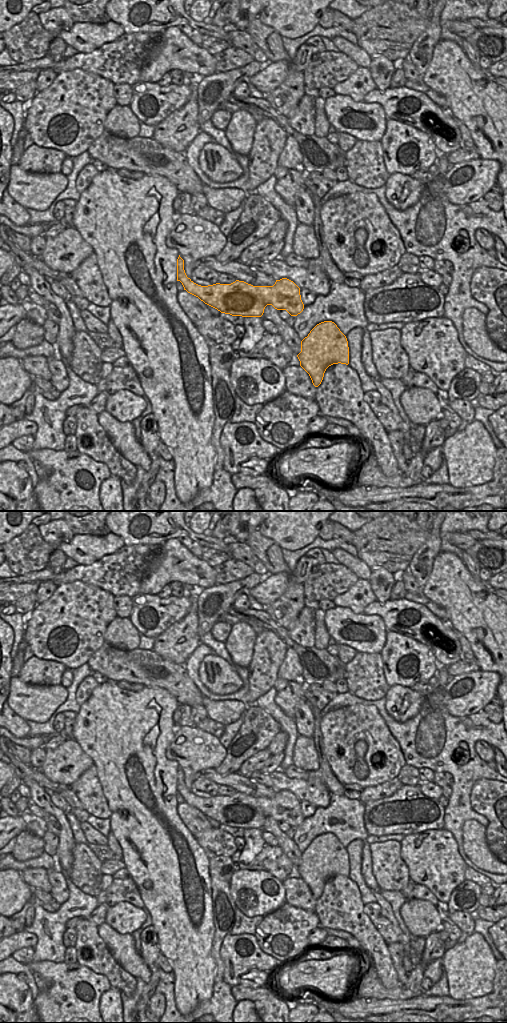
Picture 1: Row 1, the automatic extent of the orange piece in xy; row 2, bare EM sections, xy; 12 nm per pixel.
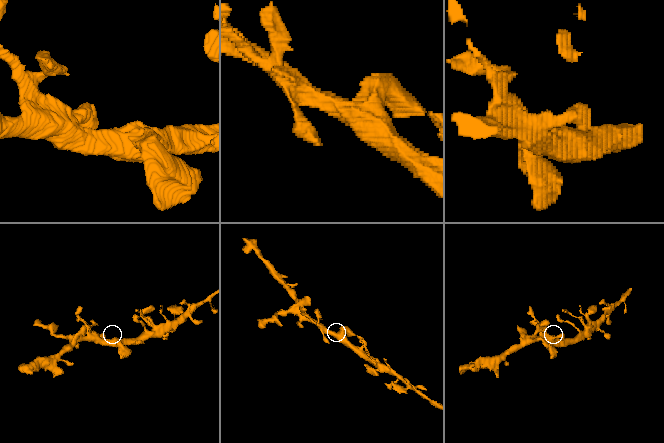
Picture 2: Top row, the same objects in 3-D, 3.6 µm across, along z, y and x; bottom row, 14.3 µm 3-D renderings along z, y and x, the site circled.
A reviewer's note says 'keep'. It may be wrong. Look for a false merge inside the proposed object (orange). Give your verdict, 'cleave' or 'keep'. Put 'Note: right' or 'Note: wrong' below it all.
keep
Note: right

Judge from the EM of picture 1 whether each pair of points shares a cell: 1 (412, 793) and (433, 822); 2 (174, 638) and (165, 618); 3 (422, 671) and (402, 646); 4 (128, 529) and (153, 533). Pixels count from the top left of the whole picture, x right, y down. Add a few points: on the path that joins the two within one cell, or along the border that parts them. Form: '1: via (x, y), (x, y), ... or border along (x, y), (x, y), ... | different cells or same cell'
1: via (391, 802), (395, 806), (412, 809), (432, 809) | same cell
2: border along (188, 613), (154, 638) | different cells
3: via (420, 662), (419, 652), (411, 651) | same cell
4: via (134, 529), (147, 529) | same cell

